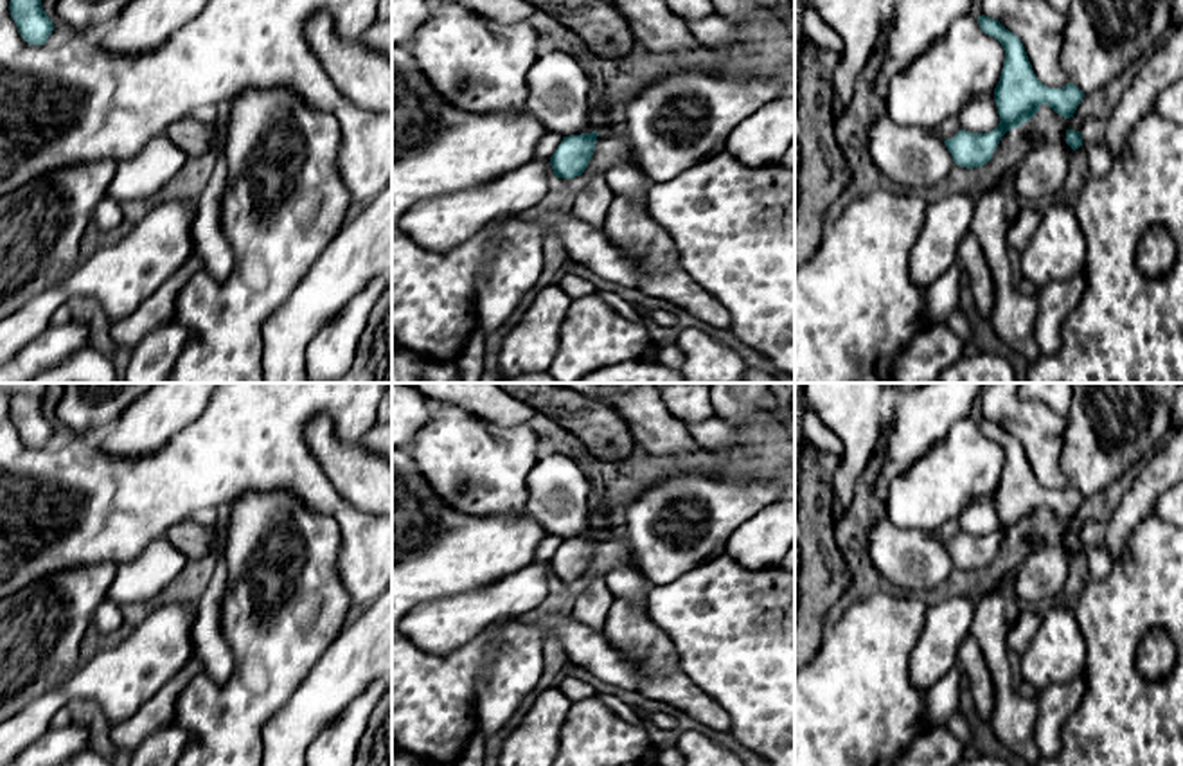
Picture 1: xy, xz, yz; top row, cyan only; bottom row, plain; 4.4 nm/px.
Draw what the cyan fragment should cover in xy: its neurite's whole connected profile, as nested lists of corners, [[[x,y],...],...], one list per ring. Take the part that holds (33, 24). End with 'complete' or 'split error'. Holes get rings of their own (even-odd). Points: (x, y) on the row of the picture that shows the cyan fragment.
[[[11,0],[9,11],[20,36],[29,45],[45,45],[54,31],[54,23],[43,11],[41,0]]] | complete

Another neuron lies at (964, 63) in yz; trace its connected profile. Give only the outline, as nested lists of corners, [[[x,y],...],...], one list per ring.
[[[964,14],[903,72],[892,77],[885,99],[886,115],[899,126],[938,131],[940,126],[980,95],[996,88],[1005,61],[1001,43],[980,29],[978,18]]]

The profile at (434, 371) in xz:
[[[424,360],[424,370],[417,383],[460,383],[457,361]]]

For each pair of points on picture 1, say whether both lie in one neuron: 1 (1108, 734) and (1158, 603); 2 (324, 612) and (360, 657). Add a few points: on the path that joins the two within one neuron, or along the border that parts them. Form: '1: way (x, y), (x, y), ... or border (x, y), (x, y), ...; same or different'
1: way (1113, 702), (1113, 648), (1126, 635); same
2: border (346, 626), (315, 666); different

